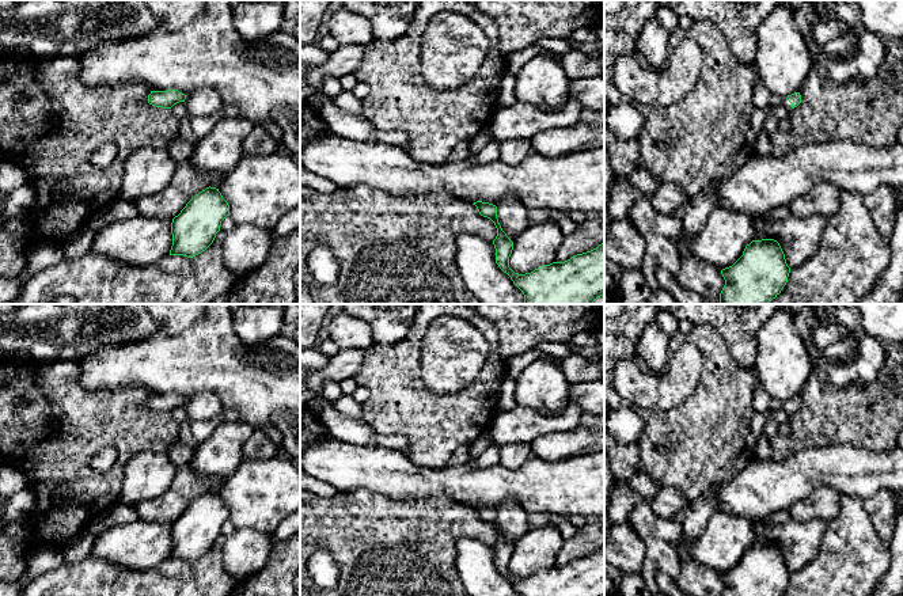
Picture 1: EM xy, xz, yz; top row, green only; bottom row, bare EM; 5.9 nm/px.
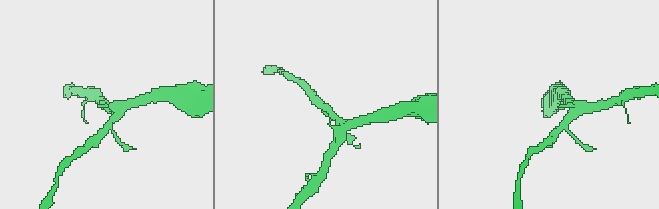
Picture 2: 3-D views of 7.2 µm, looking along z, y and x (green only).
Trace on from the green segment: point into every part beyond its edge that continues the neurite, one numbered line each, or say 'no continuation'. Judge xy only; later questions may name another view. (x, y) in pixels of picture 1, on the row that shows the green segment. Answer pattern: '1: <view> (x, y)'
no continuation

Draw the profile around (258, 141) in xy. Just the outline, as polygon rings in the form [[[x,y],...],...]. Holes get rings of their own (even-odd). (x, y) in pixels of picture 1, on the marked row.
[[[254,125],[251,132],[243,138],[243,156],[269,155],[281,148],[262,125]]]

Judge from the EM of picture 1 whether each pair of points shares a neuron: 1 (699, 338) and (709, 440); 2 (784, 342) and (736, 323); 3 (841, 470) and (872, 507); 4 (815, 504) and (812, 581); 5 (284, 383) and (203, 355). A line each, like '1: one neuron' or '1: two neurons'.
1: one neuron
2: two neurons
3: two neurons
4: two neurons
5: one neuron

